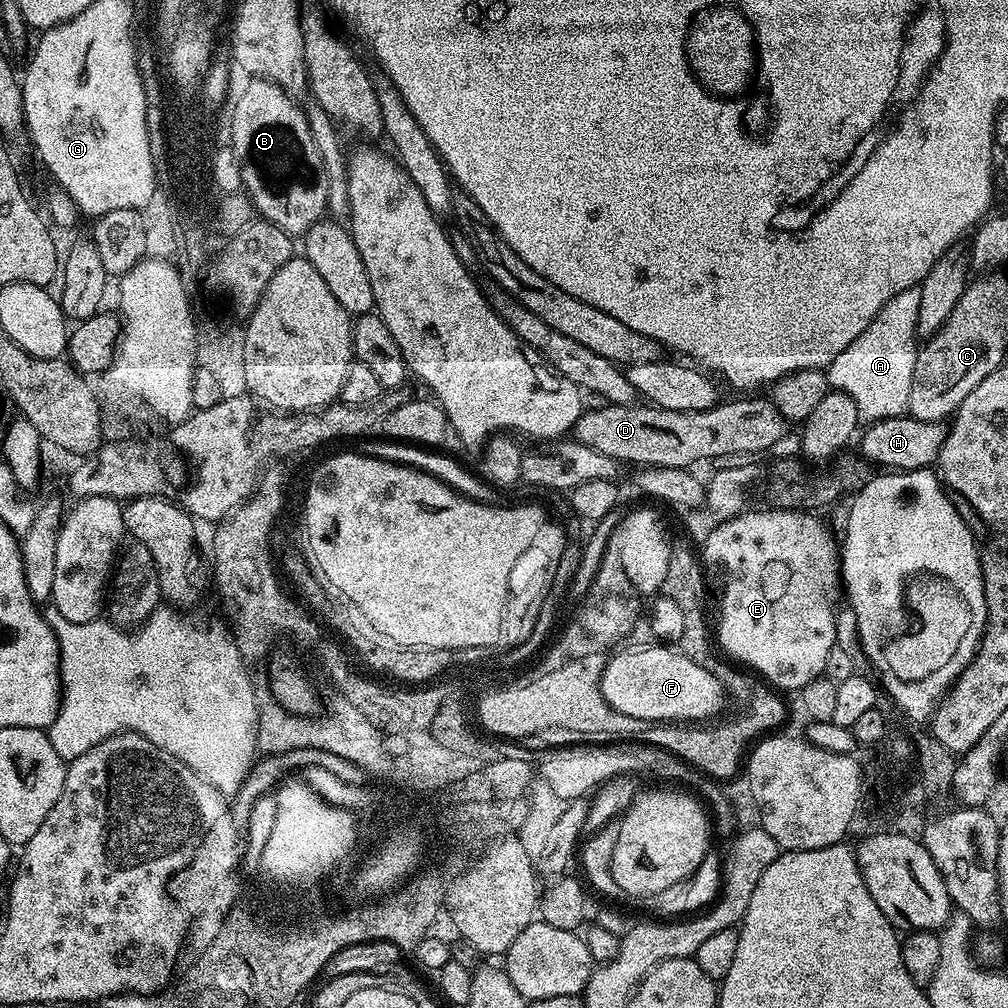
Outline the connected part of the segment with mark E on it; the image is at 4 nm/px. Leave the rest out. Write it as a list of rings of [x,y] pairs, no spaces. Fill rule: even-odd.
[[[747,510],[736,517],[730,517],[728,520],[722,521],[702,541],[705,556],[703,556],[703,559],[705,561],[708,559],[710,563],[716,564],[717,570],[720,571],[720,617],[716,620],[716,634],[714,630],[714,636],[716,640],[717,638],[720,639],[721,646],[733,656],[733,658],[731,657],[733,661],[741,660],[742,663],[749,664],[753,668],[749,669],[763,677],[771,687],[783,690],[785,693],[792,692],[792,694],[796,694],[799,693],[800,689],[806,687],[810,681],[824,675],[826,657],[830,655],[830,650],[836,647],[836,614],[838,611],[836,588],[838,592],[842,584],[840,554],[837,541],[836,544],[832,541],[831,530],[816,517],[819,515],[813,514],[811,511],[767,511],[753,512],[753,510]]]

